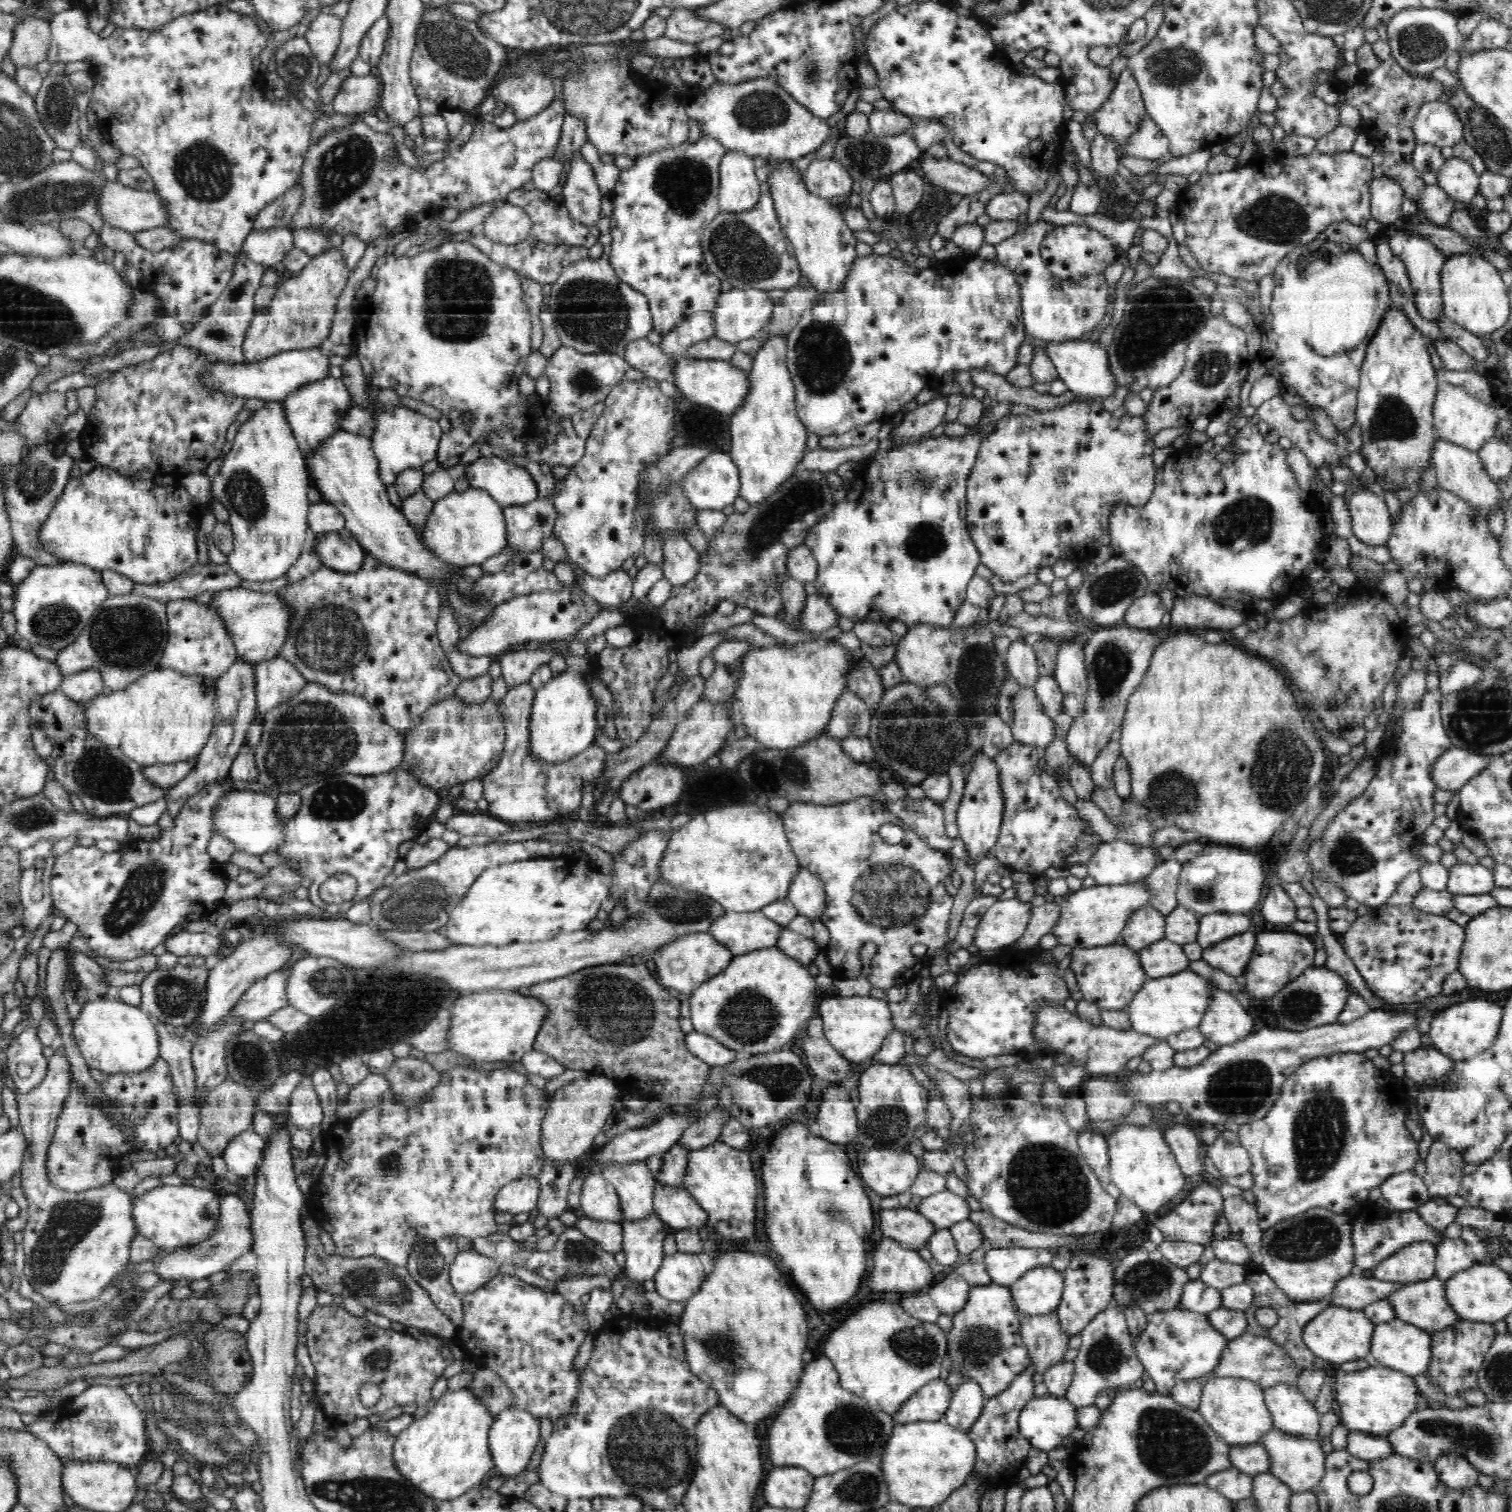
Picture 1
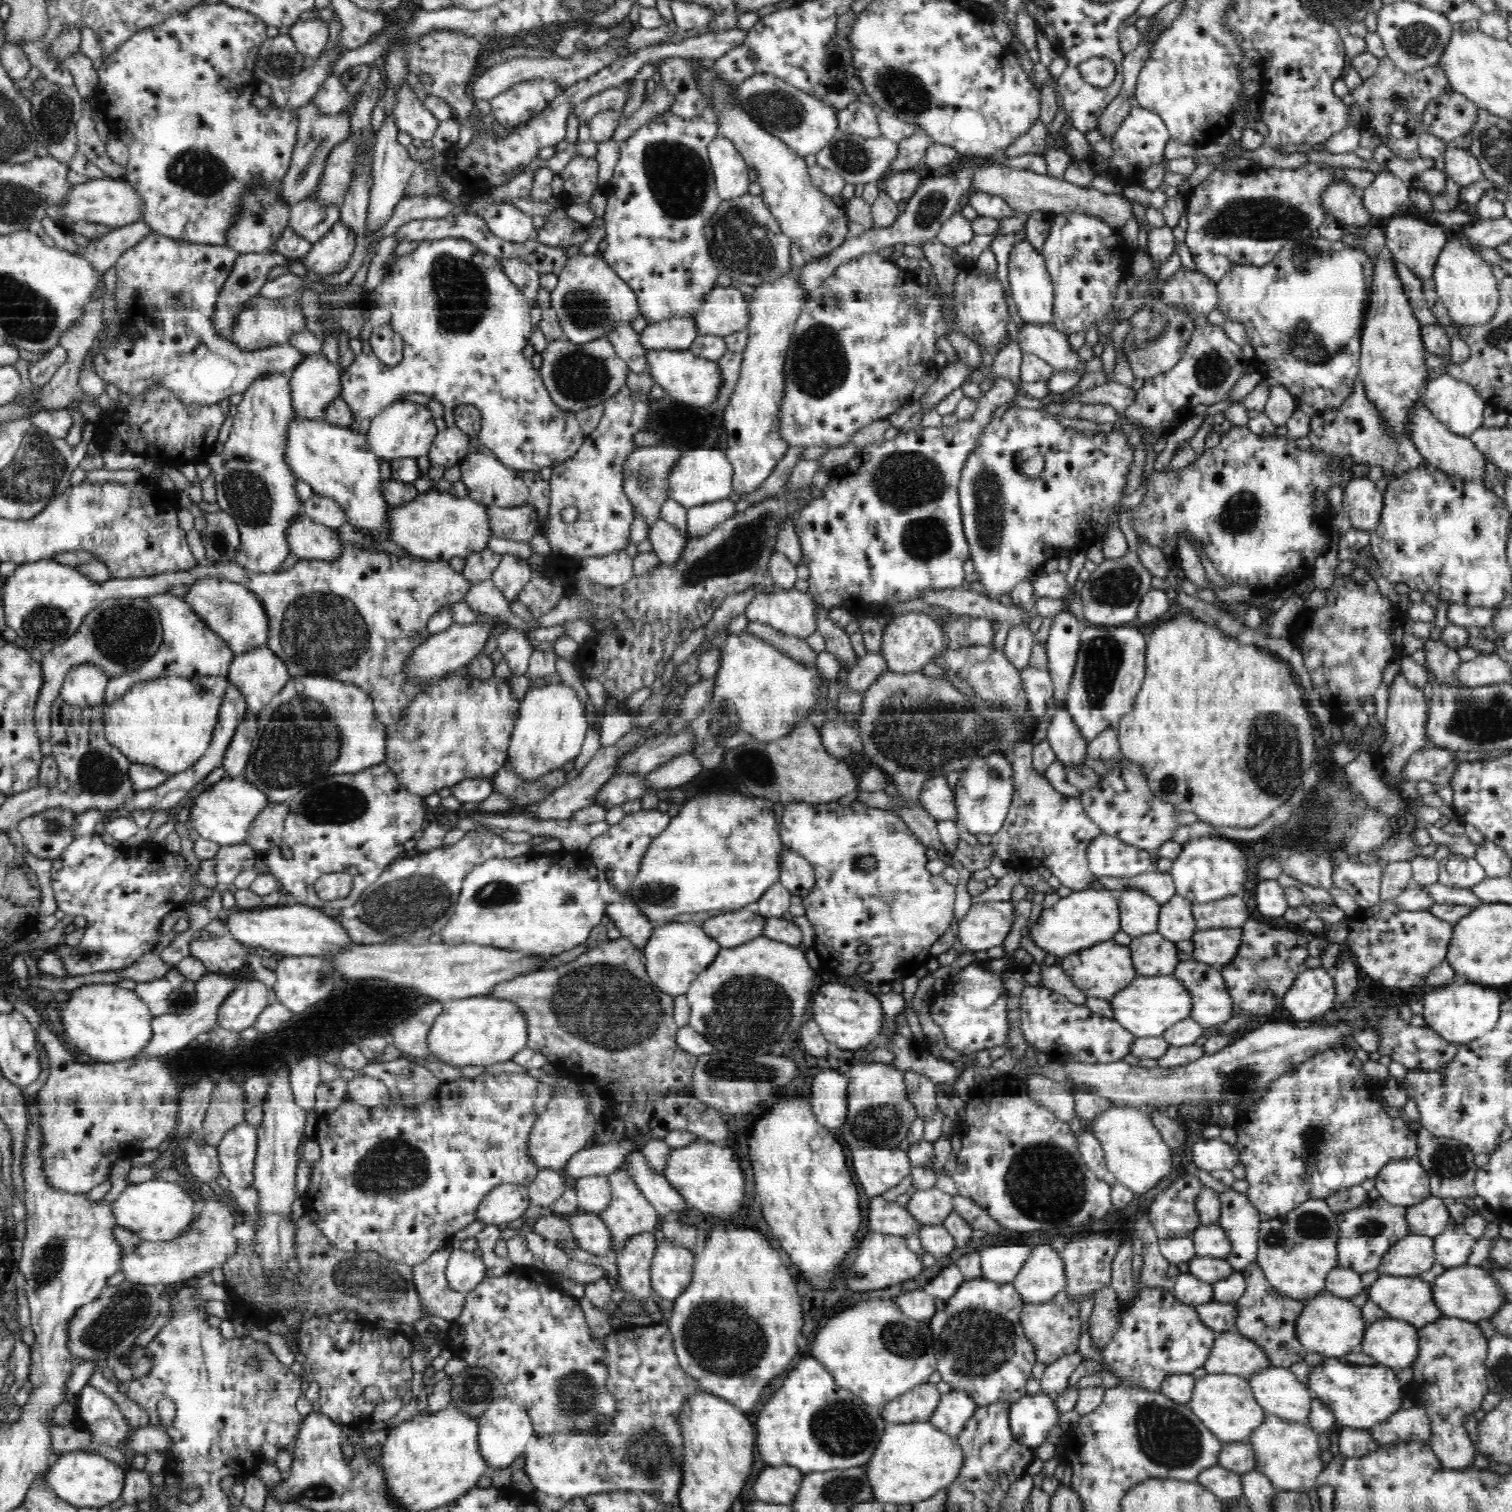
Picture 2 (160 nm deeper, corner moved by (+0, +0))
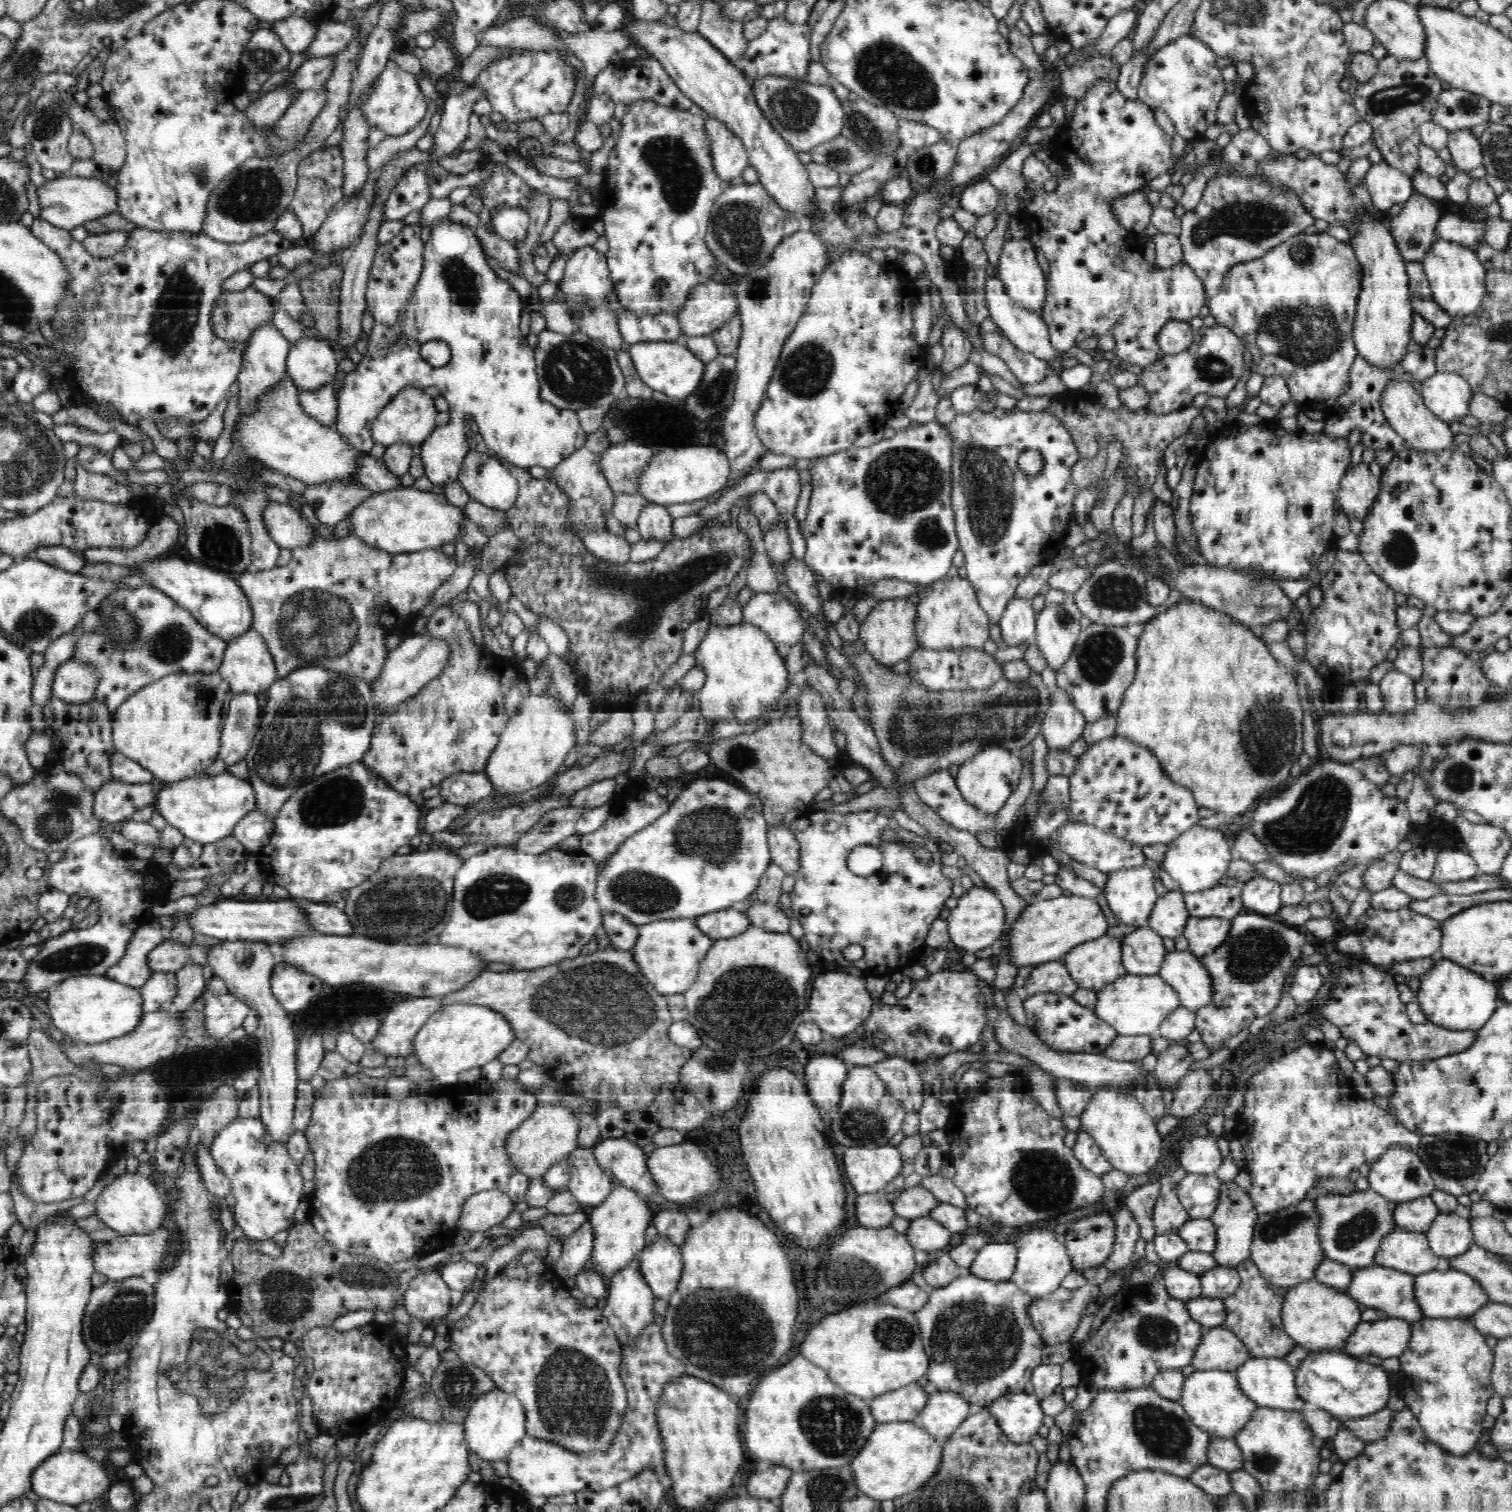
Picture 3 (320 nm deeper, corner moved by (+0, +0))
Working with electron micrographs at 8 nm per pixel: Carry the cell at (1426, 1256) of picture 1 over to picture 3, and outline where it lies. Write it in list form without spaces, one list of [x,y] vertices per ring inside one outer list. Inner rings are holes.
[[[1399,1228],[1384,1238],[1375,1256],[1375,1265],[1416,1276],[1436,1269],[1438,1261],[1425,1234]]]

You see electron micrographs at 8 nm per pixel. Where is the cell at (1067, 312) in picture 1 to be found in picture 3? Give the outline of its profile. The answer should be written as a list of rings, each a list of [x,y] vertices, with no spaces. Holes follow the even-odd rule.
[[[1011,239],[1004,242],[1000,262],[998,262],[998,272],[995,272],[994,276],[998,277],[1004,284],[1005,292],[1017,307],[1041,312],[1045,306],[1048,284],[1038,264],[1037,251],[1027,239]]]

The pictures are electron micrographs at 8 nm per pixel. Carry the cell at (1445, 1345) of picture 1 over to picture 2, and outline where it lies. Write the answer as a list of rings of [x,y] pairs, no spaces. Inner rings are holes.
[[[1442,1317],[1419,1328],[1418,1362],[1412,1366],[1414,1382],[1420,1384],[1420,1400],[1432,1419],[1432,1436],[1428,1446],[1448,1471],[1468,1471],[1475,1464],[1472,1439],[1468,1437],[1464,1418],[1480,1409],[1482,1398],[1489,1393],[1485,1382],[1488,1338],[1478,1325],[1468,1320]]]

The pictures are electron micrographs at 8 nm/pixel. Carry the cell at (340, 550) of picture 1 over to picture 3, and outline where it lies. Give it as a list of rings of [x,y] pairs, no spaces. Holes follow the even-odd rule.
[[[286,504],[269,507],[264,512],[266,527],[275,543],[281,548],[293,549],[311,543],[317,535],[312,525],[302,517],[302,513]]]

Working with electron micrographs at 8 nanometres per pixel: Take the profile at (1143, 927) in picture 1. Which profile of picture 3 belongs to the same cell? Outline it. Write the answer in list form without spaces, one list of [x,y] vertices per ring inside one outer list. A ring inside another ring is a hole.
[[[1144,863],[1132,870],[1107,873],[1103,891],[1115,918],[1136,928],[1144,927],[1159,897],[1154,891],[1154,870]]]

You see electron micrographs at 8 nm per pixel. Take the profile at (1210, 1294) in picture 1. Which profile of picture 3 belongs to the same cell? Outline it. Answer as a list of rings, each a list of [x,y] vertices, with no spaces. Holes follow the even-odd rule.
[[[1161,1267],[1162,1280],[1160,1281],[1172,1298],[1183,1301],[1201,1296],[1200,1277],[1196,1273],[1178,1267]]]

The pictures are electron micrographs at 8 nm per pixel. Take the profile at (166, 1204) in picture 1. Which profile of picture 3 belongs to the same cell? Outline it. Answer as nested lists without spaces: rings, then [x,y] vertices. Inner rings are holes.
[[[139,1172],[118,1175],[112,1184],[108,1184],[98,1200],[94,1203],[94,1215],[108,1228],[116,1231],[118,1235],[144,1235],[158,1231],[168,1214],[168,1204],[160,1196],[158,1188]]]

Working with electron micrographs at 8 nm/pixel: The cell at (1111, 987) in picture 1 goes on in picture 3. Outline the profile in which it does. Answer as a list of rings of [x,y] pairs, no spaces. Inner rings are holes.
[[[1106,934],[1079,944],[1061,960],[1079,988],[1098,993],[1127,974],[1122,946],[1120,939]]]

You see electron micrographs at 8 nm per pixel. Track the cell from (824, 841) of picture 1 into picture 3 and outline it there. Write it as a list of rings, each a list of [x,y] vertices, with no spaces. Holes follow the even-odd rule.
[[[874,809],[848,814],[822,810],[800,812],[791,817],[789,830],[796,835],[800,848],[800,867],[795,872],[795,884],[789,892],[792,904],[790,915],[798,918],[809,948],[818,954],[821,962],[852,965],[856,972],[864,976],[888,979],[894,972],[902,972],[908,963],[920,963],[927,956],[923,953],[927,947],[924,940],[932,922],[939,918],[940,910],[945,907],[944,902],[952,896],[953,891],[952,879],[942,874],[943,851],[936,839],[928,836],[923,838],[906,830],[898,825],[894,817],[884,816],[884,813],[878,813]],[[908,844],[926,848],[932,854],[932,860],[928,864],[922,864],[908,850]],[[863,845],[877,847],[884,855],[882,868],[868,876],[856,875],[847,866],[850,852]],[[851,944],[860,944],[864,948],[865,955],[861,959],[849,961],[842,955],[842,950]]]

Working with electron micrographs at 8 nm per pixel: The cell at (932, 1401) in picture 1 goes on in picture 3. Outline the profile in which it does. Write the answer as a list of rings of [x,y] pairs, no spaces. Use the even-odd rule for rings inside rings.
[[[918,1383],[907,1384],[898,1391],[887,1392],[878,1398],[868,1400],[872,1416],[877,1423],[913,1421],[927,1406],[930,1396]]]

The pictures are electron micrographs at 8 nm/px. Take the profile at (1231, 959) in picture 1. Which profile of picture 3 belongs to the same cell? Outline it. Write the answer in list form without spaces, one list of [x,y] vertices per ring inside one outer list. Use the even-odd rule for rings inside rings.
[[[1190,916],[1183,935],[1188,939],[1188,950],[1200,958],[1202,955],[1213,953],[1229,936],[1231,920]]]

